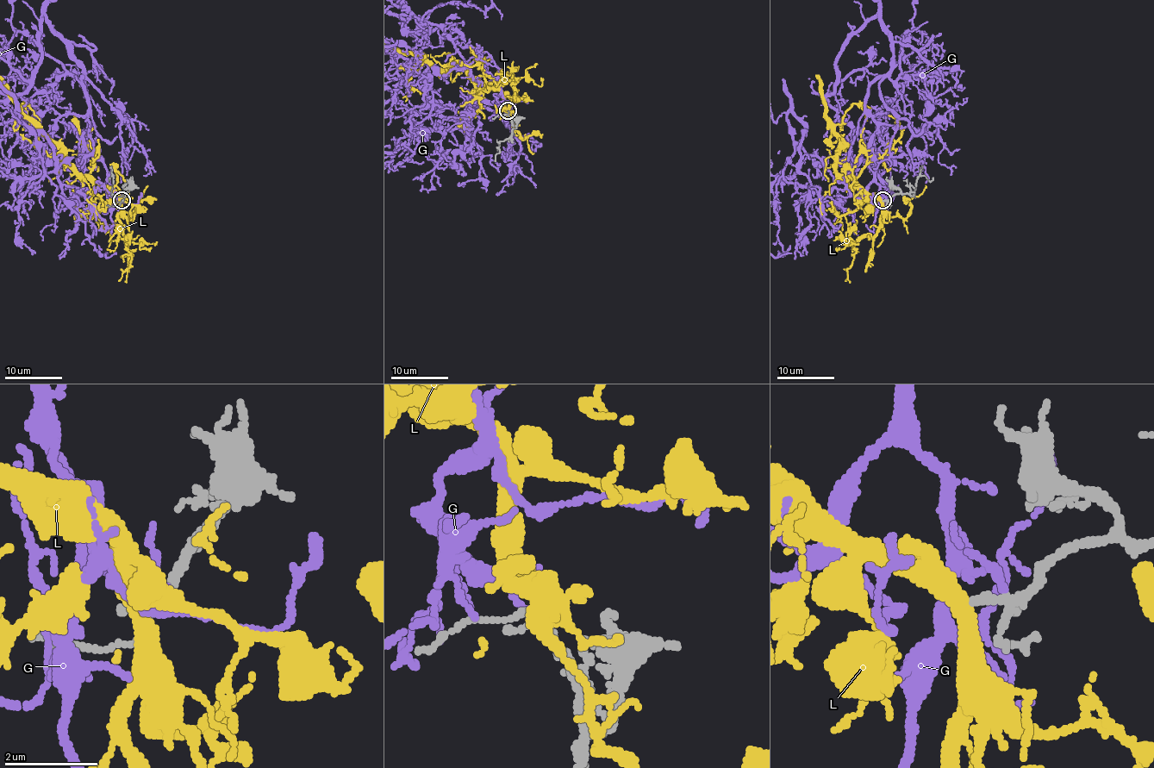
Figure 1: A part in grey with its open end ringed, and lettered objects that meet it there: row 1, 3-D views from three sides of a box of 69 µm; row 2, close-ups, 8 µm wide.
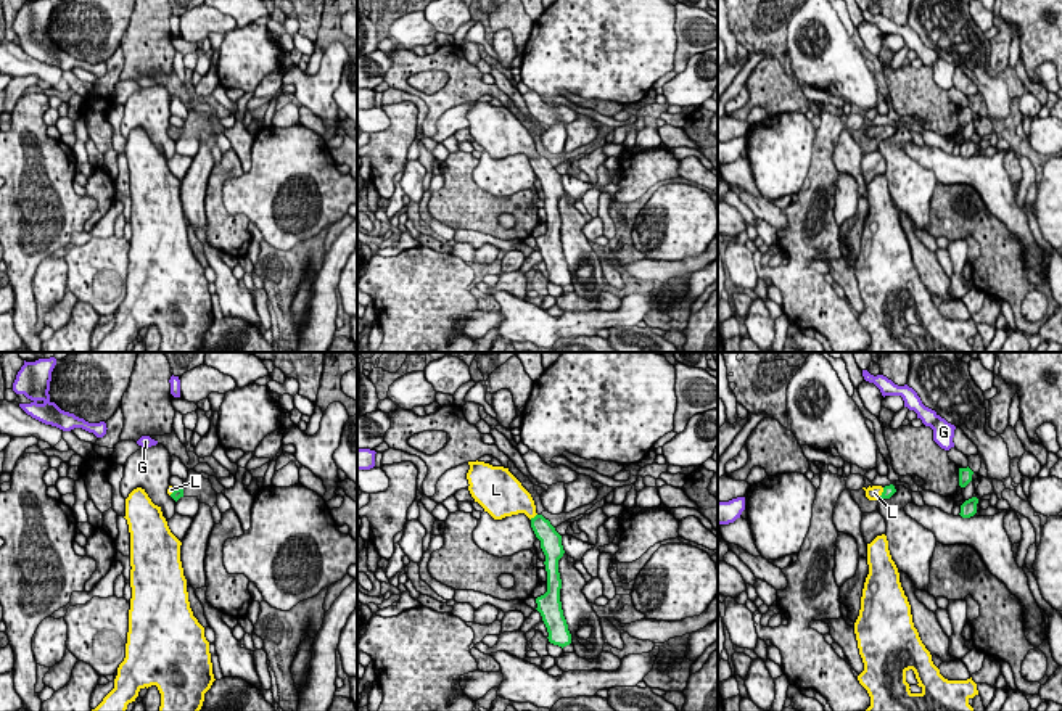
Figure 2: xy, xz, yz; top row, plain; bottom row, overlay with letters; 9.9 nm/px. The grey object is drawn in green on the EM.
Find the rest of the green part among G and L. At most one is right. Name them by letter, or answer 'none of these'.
L

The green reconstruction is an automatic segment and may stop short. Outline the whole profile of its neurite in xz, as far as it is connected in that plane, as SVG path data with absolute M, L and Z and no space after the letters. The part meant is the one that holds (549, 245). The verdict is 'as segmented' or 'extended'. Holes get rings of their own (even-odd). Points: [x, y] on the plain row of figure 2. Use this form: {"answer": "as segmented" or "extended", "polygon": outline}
{"answer": "extended", "polygon": "M468 101L467 113L468 130L475 142L494 159L525 153L531 159L531 167L541 180L541 188L545 195L547 232L536 238L537 251L549 272L549 282L558 286L571 283L566 259L563 256L560 228L562 219L558 212L558 199L565 190L562 175L555 171L549 159L536 153L536 145L531 134L521 122L504 106L492 106L484 101Z"}

